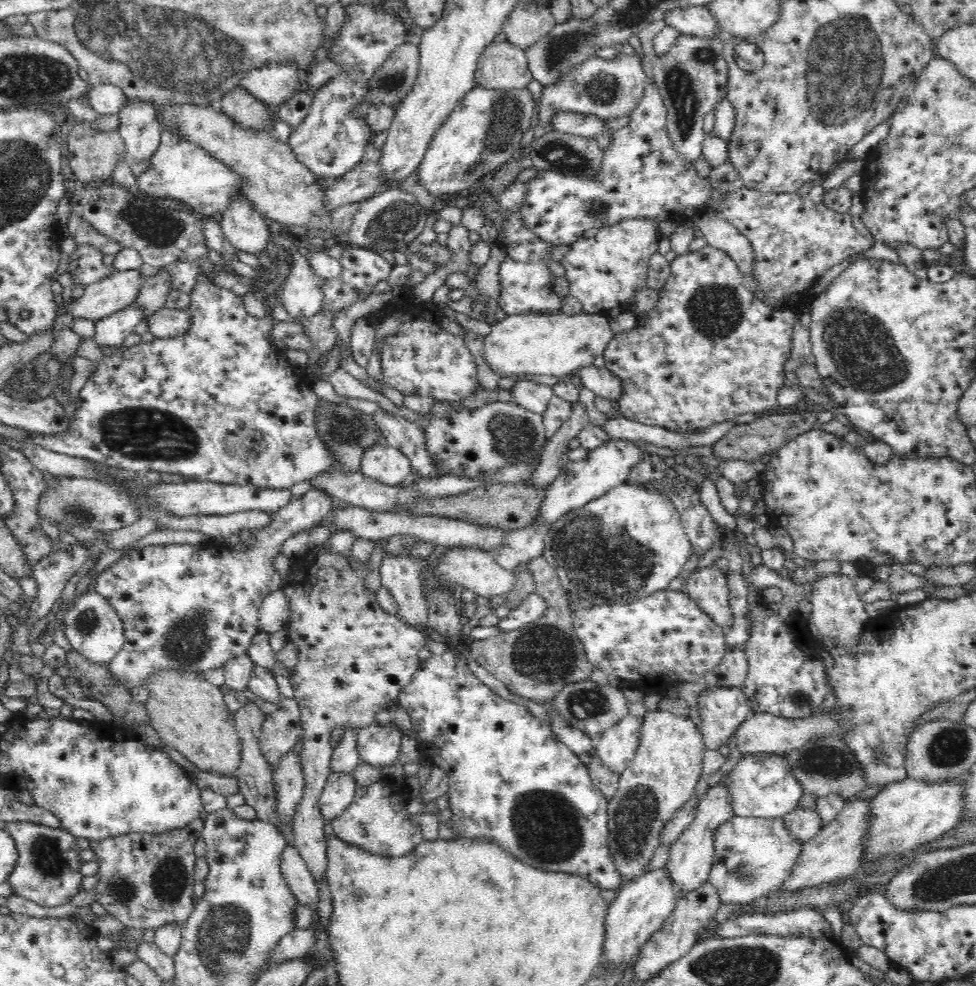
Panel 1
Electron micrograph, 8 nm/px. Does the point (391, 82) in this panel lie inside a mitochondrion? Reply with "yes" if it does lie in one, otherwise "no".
yes

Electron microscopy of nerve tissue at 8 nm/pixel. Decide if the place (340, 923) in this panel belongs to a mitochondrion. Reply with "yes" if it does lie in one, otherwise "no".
no

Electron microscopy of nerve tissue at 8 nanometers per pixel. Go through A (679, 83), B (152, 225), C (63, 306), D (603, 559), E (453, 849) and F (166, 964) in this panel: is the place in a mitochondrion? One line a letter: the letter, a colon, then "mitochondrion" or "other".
A: mitochondrion
B: mitochondrion
C: other
D: mitochondrion
E: other
F: other

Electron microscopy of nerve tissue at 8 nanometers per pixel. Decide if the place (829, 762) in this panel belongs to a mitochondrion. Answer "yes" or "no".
yes

